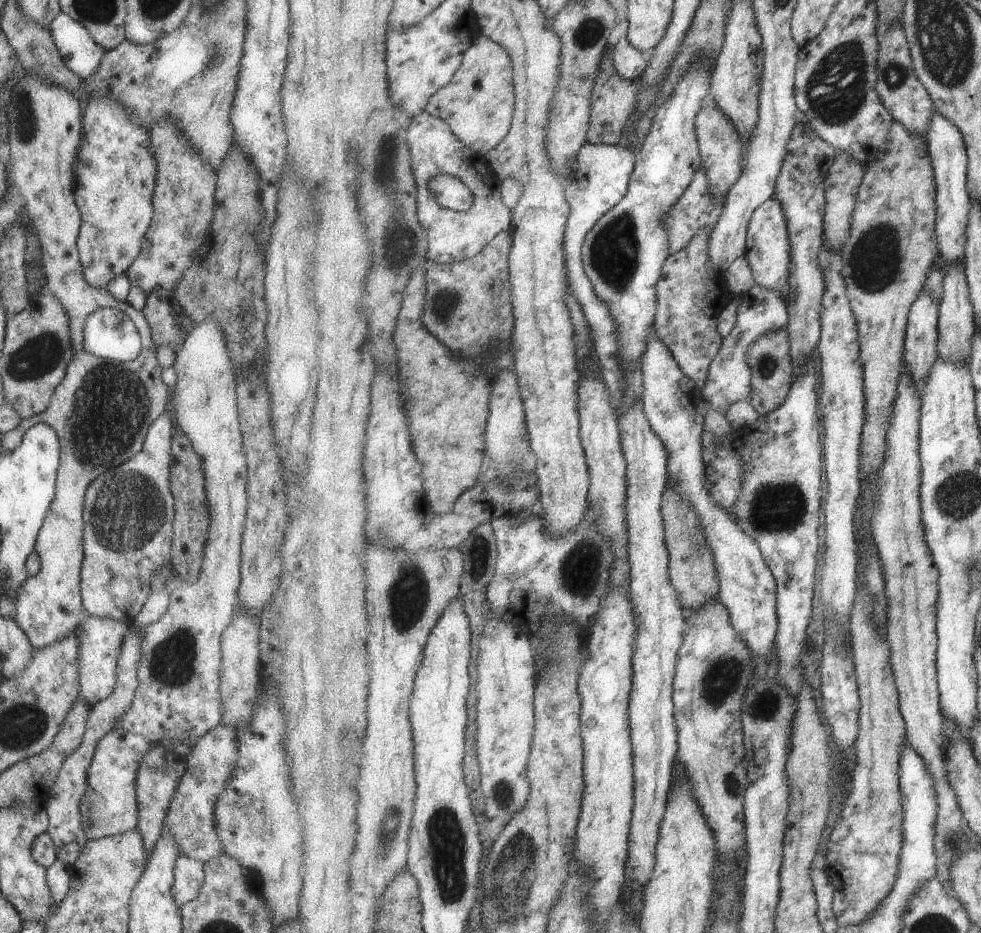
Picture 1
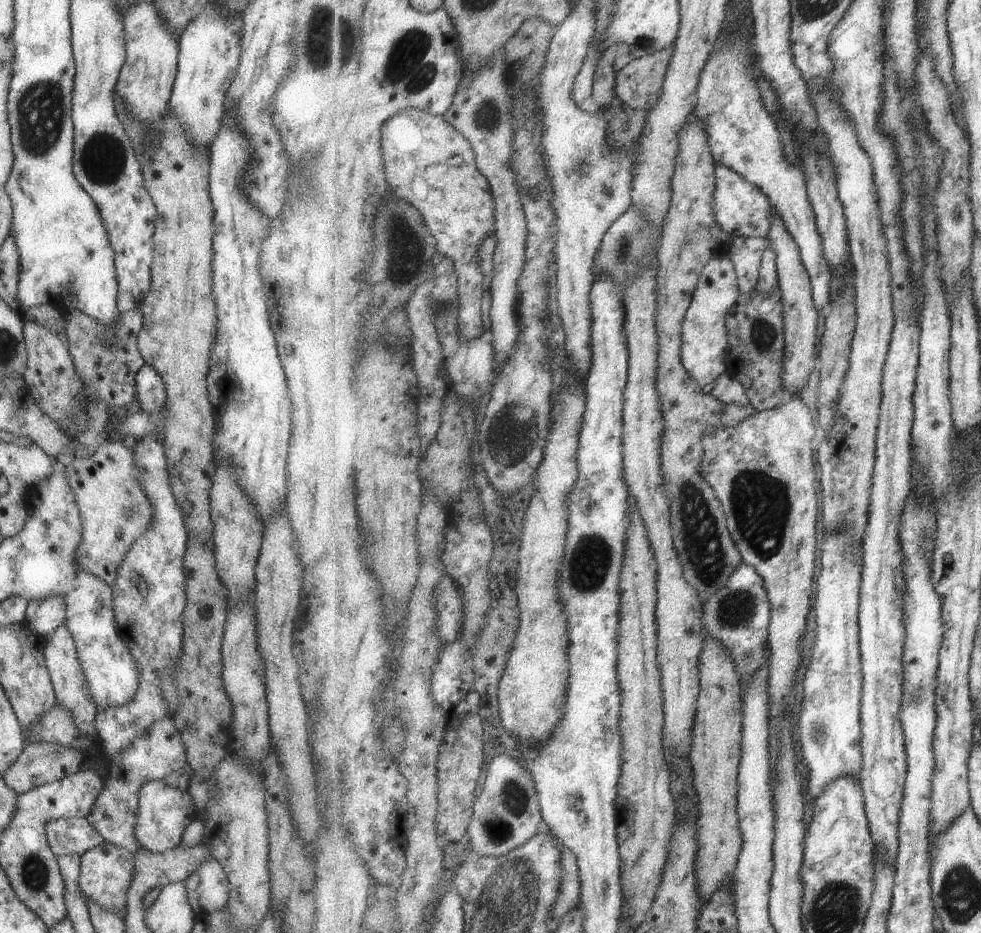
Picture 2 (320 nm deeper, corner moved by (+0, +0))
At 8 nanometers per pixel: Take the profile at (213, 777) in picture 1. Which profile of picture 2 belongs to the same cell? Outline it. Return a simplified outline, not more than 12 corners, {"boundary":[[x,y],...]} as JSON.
{"boundary":[[144,780],[133,827],[139,847],[177,848],[197,818],[190,794]]}

